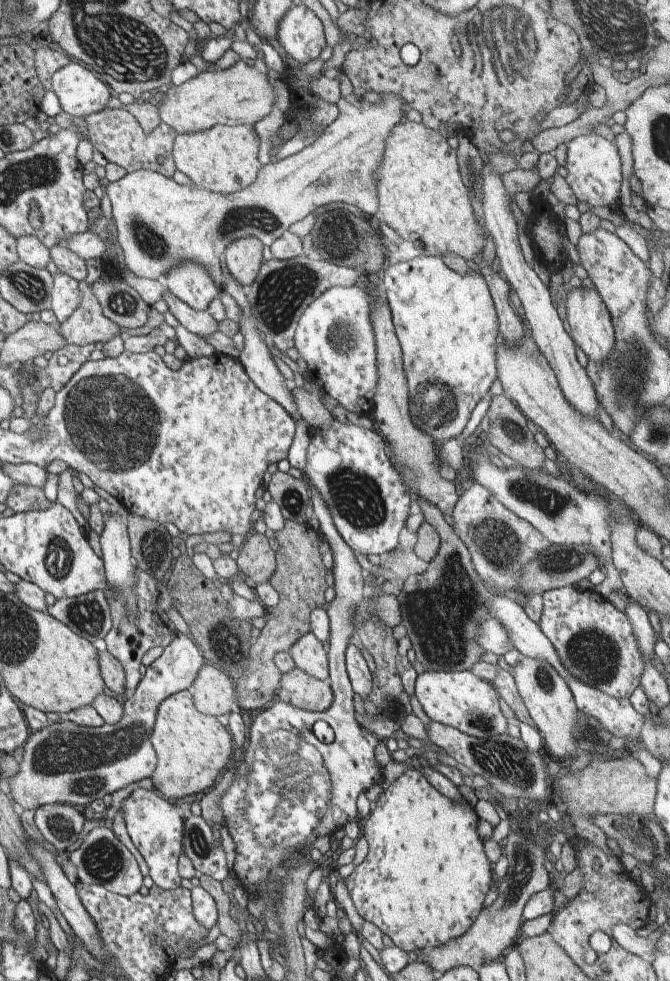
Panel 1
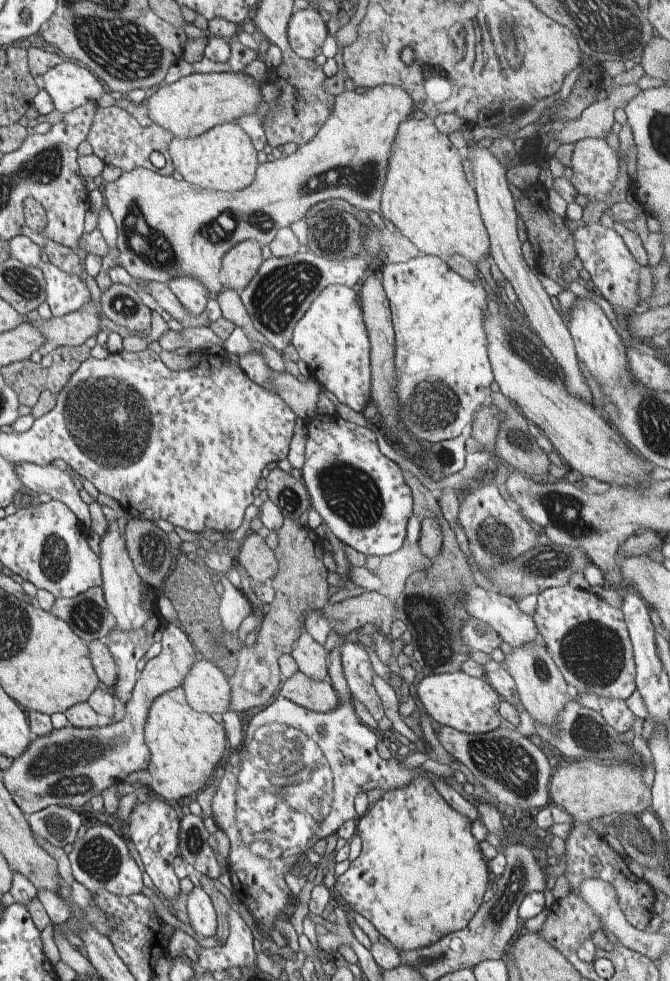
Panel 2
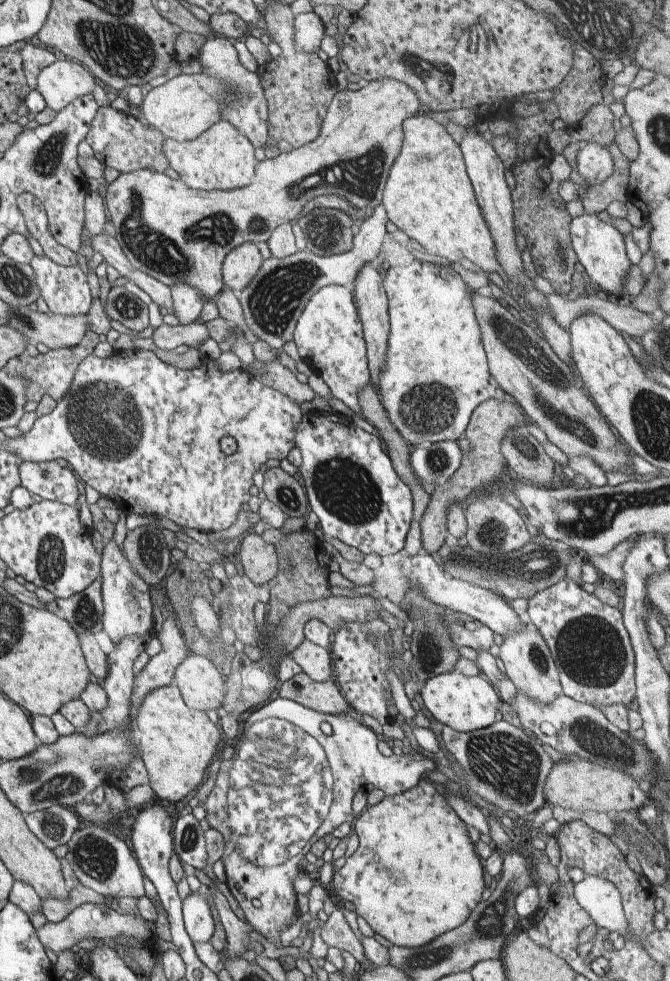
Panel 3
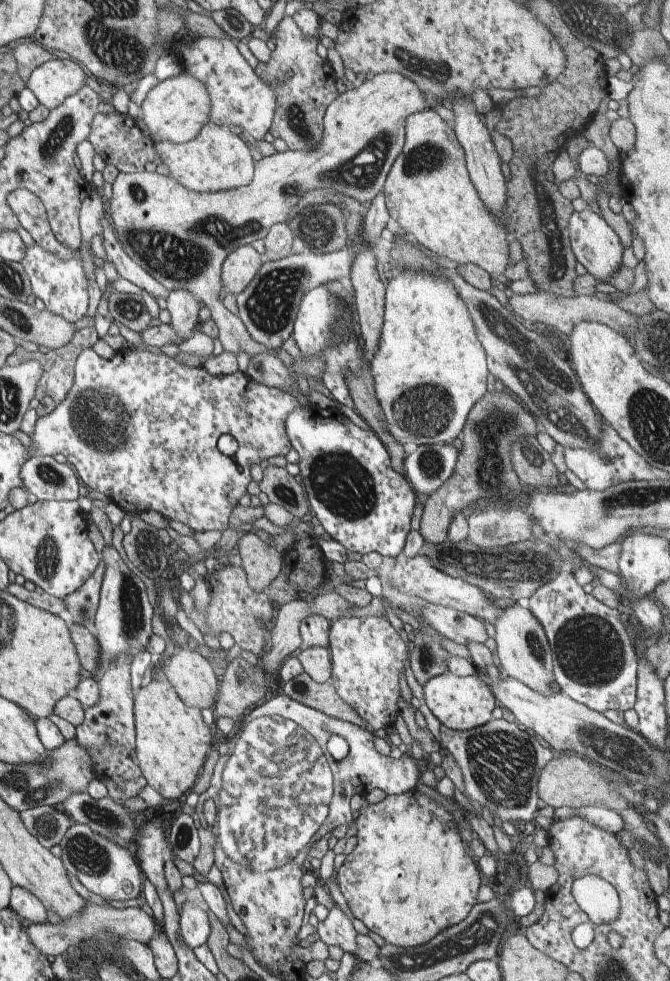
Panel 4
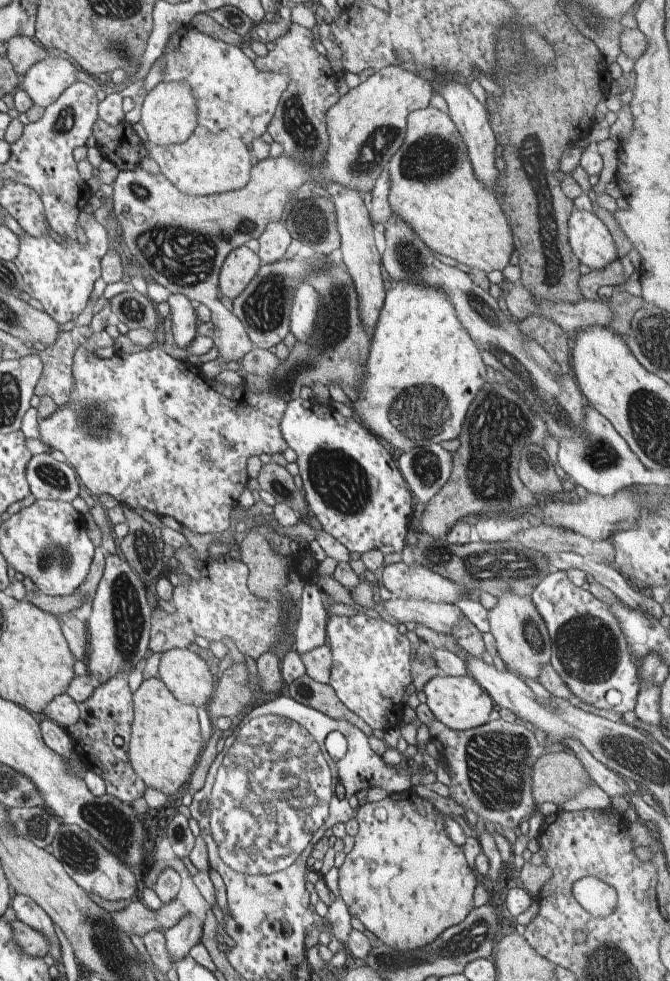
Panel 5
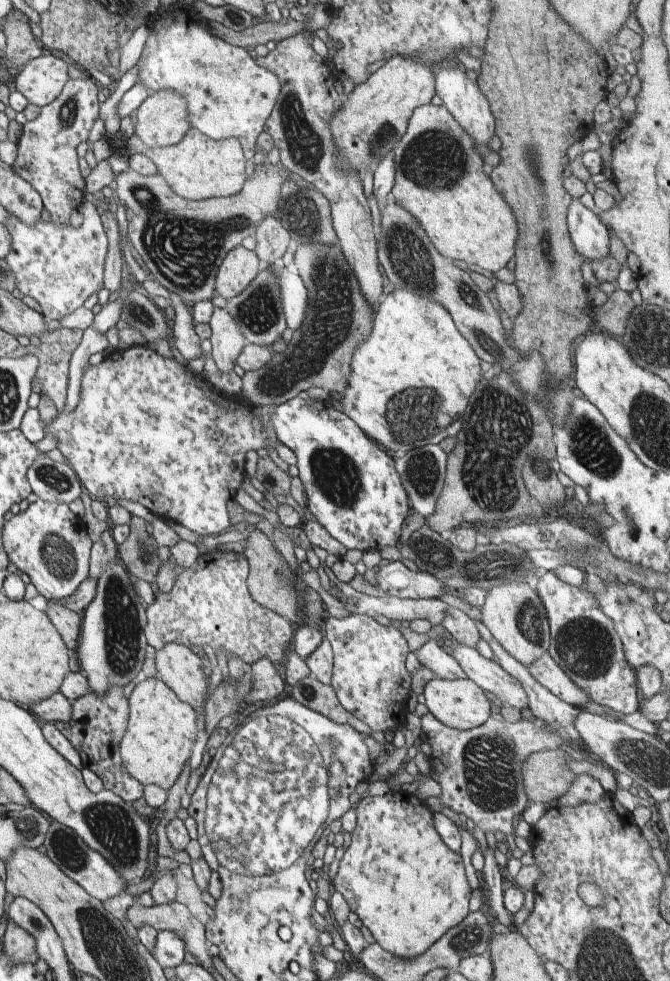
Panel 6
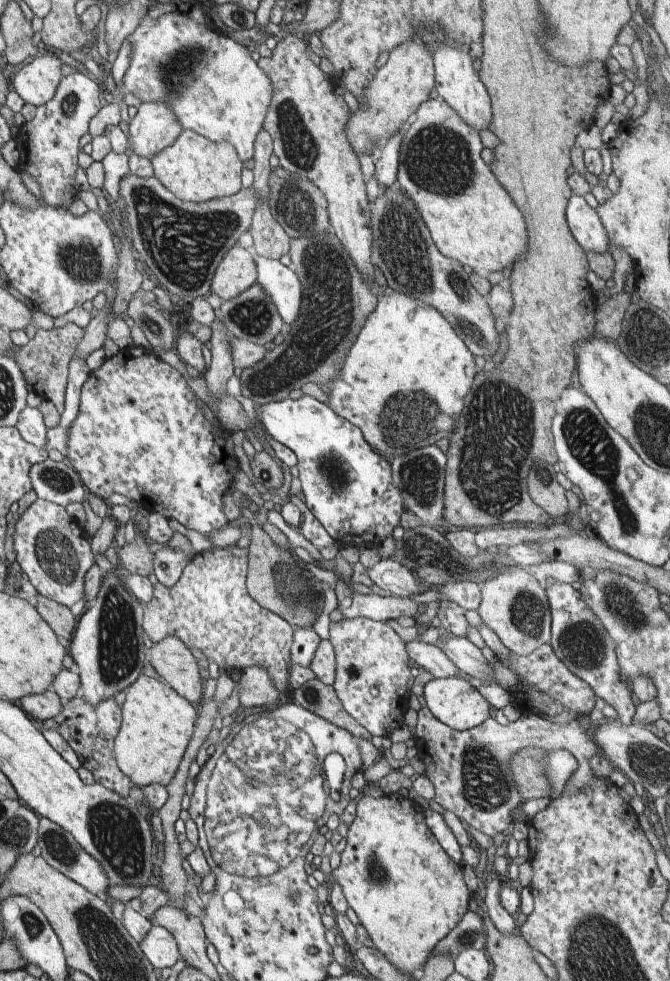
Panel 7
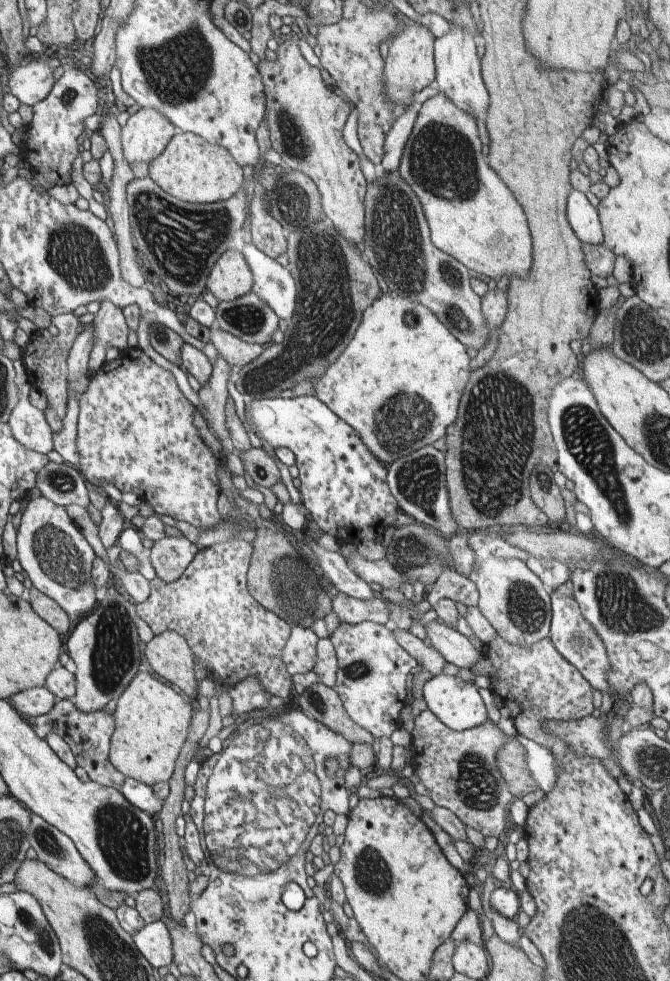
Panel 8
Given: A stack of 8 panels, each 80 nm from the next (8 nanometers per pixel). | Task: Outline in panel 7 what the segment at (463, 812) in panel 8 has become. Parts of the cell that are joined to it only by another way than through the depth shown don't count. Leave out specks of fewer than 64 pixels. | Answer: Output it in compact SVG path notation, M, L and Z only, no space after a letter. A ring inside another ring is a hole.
M427 706L417 714L418 755L426 766L424 775L434 785L434 800L486 836L494 837L504 832L512 822L512 815L515 816L512 812L525 802L517 789L510 764L510 759L522 749L565 748L578 761L576 772L564 785L565 791L576 795L592 789L592 762L600 756L600 750L591 739L590 730L578 719L560 726L535 714L524 714L517 721L502 725L492 715L474 728L457 731L440 722Z

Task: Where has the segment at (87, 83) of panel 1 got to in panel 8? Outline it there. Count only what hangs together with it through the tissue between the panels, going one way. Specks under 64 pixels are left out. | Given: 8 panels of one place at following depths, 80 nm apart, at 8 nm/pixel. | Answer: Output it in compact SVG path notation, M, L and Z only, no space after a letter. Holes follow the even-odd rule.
M35 56L31 62L22 62L10 69L8 90L22 104L34 106L45 99L54 86L54 70L58 61L52 57Z

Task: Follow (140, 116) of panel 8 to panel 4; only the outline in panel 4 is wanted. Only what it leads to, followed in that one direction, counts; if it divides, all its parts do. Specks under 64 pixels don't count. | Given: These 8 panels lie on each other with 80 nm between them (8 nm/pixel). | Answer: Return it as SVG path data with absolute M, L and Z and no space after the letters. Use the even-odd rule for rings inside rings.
M181 72L177 76L160 81L147 92L141 104L141 119L144 120L152 140L185 143L198 136L202 127L210 121L211 98L194 75Z

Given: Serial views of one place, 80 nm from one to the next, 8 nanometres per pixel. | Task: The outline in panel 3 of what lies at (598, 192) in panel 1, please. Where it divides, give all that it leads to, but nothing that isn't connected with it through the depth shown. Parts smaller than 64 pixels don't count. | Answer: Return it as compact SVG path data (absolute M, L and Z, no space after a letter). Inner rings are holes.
M583 143L578 150L576 164L576 170L584 177L584 180L587 180L589 183L589 185L584 186L584 188L597 186L604 182L604 180L608 180L608 178L614 174L614 161L612 161L610 151L608 151L608 148L598 143Z

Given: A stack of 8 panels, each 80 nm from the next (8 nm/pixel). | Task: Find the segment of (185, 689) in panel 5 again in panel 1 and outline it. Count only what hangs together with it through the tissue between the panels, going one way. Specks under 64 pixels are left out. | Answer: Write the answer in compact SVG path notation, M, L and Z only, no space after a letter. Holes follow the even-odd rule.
M206 662L190 690L196 710L204 715L228 715L236 709L234 677L226 676L222 667Z

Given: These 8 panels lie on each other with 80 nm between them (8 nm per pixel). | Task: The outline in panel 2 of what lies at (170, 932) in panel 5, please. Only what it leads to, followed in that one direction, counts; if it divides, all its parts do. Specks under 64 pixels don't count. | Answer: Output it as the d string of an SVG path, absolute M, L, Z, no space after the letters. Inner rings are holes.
M196 886L186 900L186 914L190 926L200 938L208 938L217 934L217 916L210 896Z

